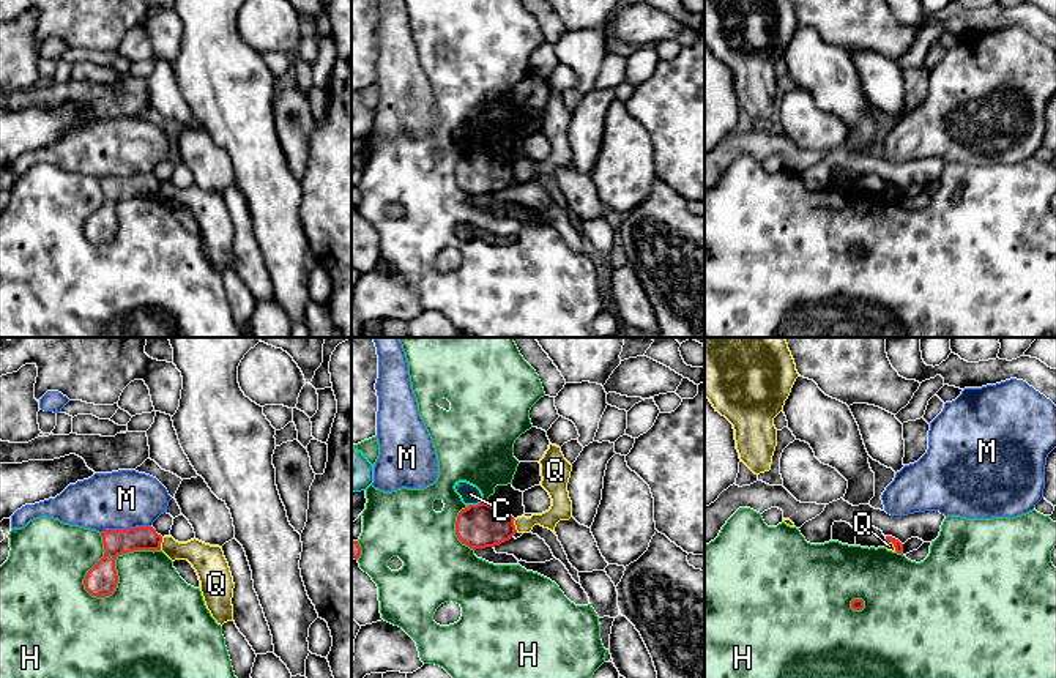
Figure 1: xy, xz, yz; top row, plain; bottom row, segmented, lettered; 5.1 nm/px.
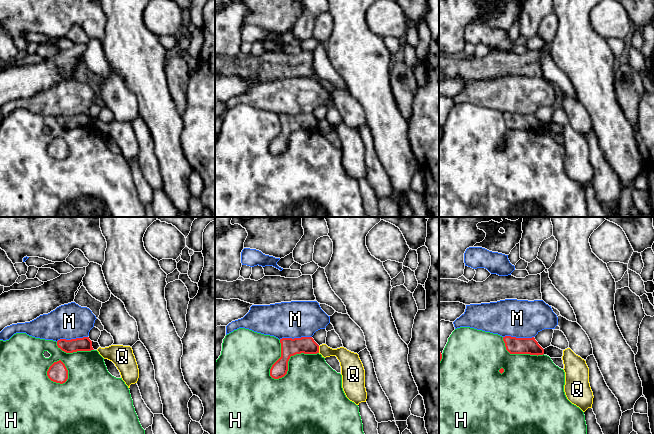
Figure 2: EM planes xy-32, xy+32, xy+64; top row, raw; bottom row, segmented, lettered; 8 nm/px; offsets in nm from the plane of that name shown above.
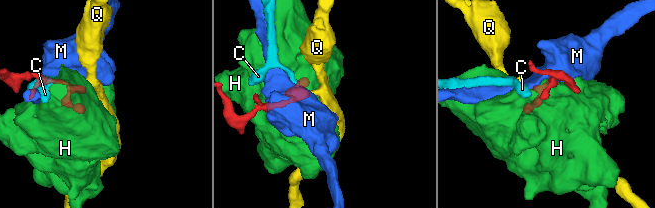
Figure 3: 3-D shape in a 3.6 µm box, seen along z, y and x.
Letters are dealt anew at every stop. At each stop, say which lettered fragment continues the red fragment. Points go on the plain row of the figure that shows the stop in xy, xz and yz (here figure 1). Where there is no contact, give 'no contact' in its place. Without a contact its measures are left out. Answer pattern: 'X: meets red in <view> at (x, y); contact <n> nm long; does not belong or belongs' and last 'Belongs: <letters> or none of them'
C: meets red in xz at (475, 152); contact 70 nm long; does not belong
H: meets red in xy at (114, 215); contact 440 nm long; does not belong
M: meets red in xy at (125, 177); contact 260 nm long; does not belong
Q: meets red in xy at (159, 191); contact 70 nm long; does not belong
Belongs: none of them

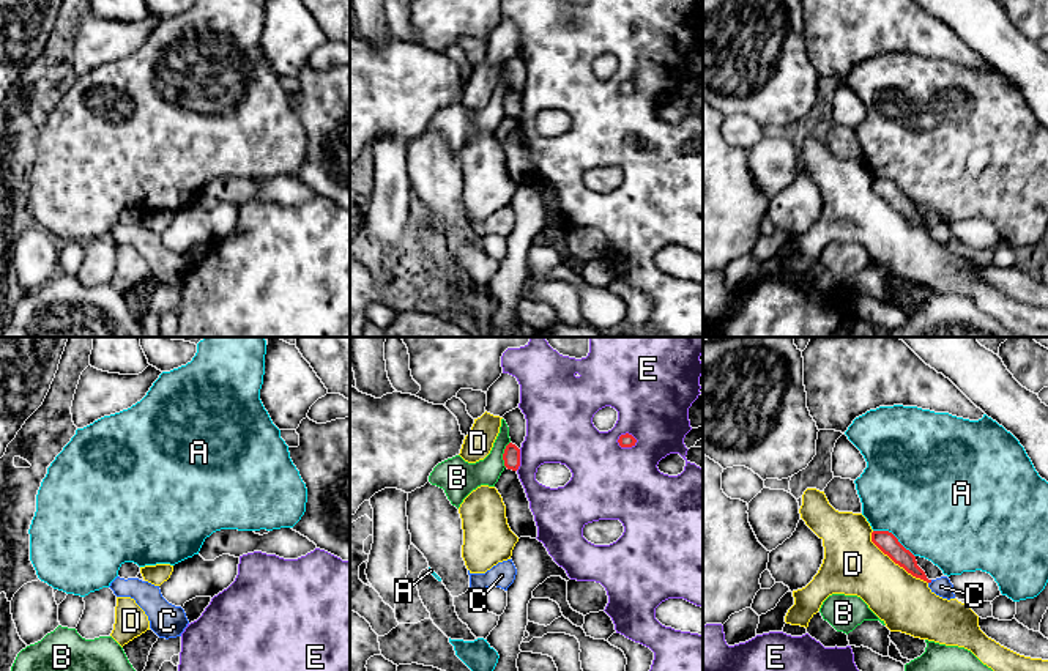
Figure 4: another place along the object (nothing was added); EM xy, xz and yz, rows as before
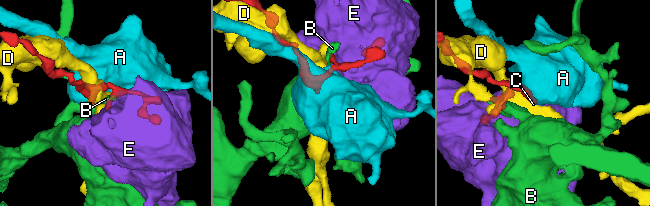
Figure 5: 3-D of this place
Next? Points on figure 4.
A: meets red in yz at (894, 183); contact 260 nm long; does not belong
B: meets red in xz at (503, 101); contact 140 nm long; does not belong
C: meets red in yz at (930, 229); contact 30 nm long; belongs
D: meets red in yz at (895, 210); contact 400 nm long; does not belong
E: meets red in xz at (626, 93); contact 110 nm long; does not belong
Belongs: C

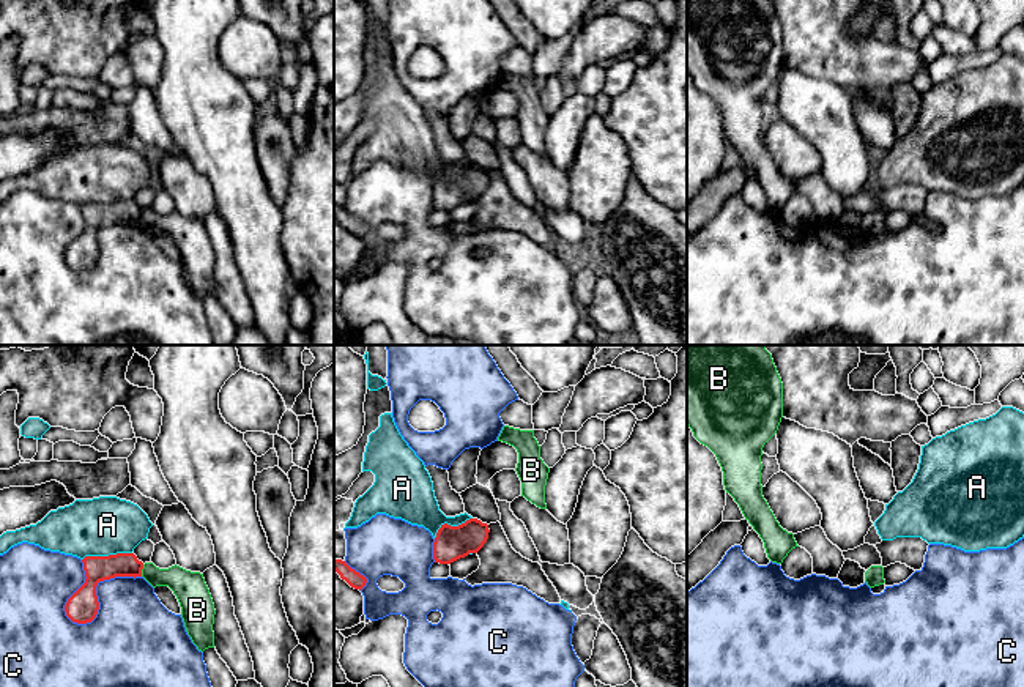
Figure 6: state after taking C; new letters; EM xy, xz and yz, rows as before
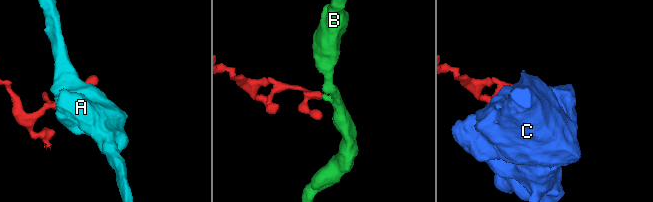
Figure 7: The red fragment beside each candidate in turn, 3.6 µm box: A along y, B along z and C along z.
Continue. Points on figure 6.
A: meets red in xy at (106, 204); contact 260 nm long; does not belong
B: meets red in xy at (140, 218); contact 70 nm long; does not belong
C: meets red in xy at (95, 241); contact 440 nm long; does not belong
Belongs: none of them

